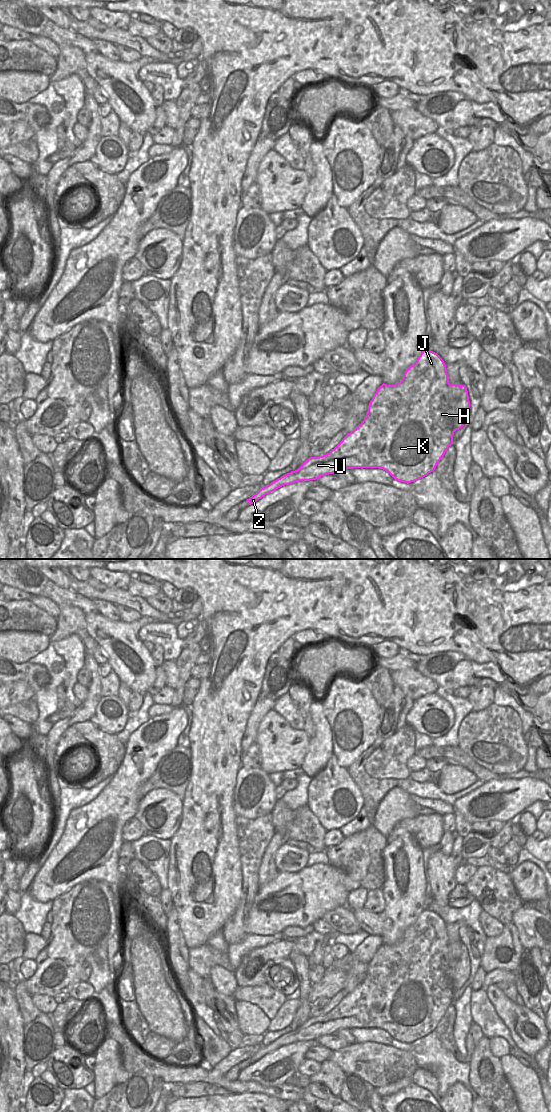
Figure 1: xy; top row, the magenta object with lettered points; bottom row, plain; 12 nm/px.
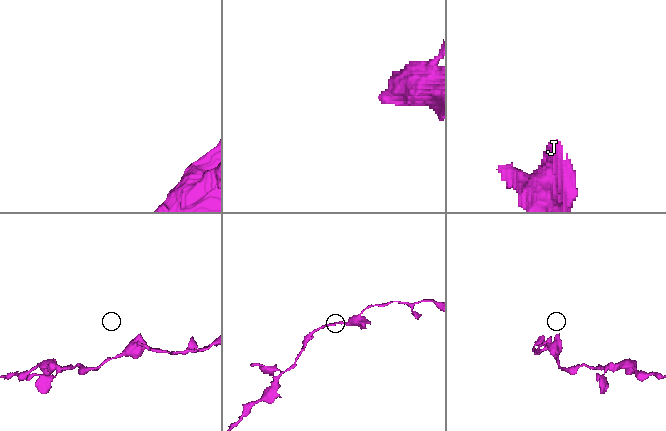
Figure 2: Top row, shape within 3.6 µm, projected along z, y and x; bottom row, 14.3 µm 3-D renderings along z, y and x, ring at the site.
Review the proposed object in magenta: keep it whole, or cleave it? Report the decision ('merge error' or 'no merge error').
no merge error

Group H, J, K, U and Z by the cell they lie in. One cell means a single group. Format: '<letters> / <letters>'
H J K U Z

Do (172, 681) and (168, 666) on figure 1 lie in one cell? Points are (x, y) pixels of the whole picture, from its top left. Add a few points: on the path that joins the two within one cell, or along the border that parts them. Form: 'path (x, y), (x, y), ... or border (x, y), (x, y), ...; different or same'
path (172, 677), (171, 670); same

